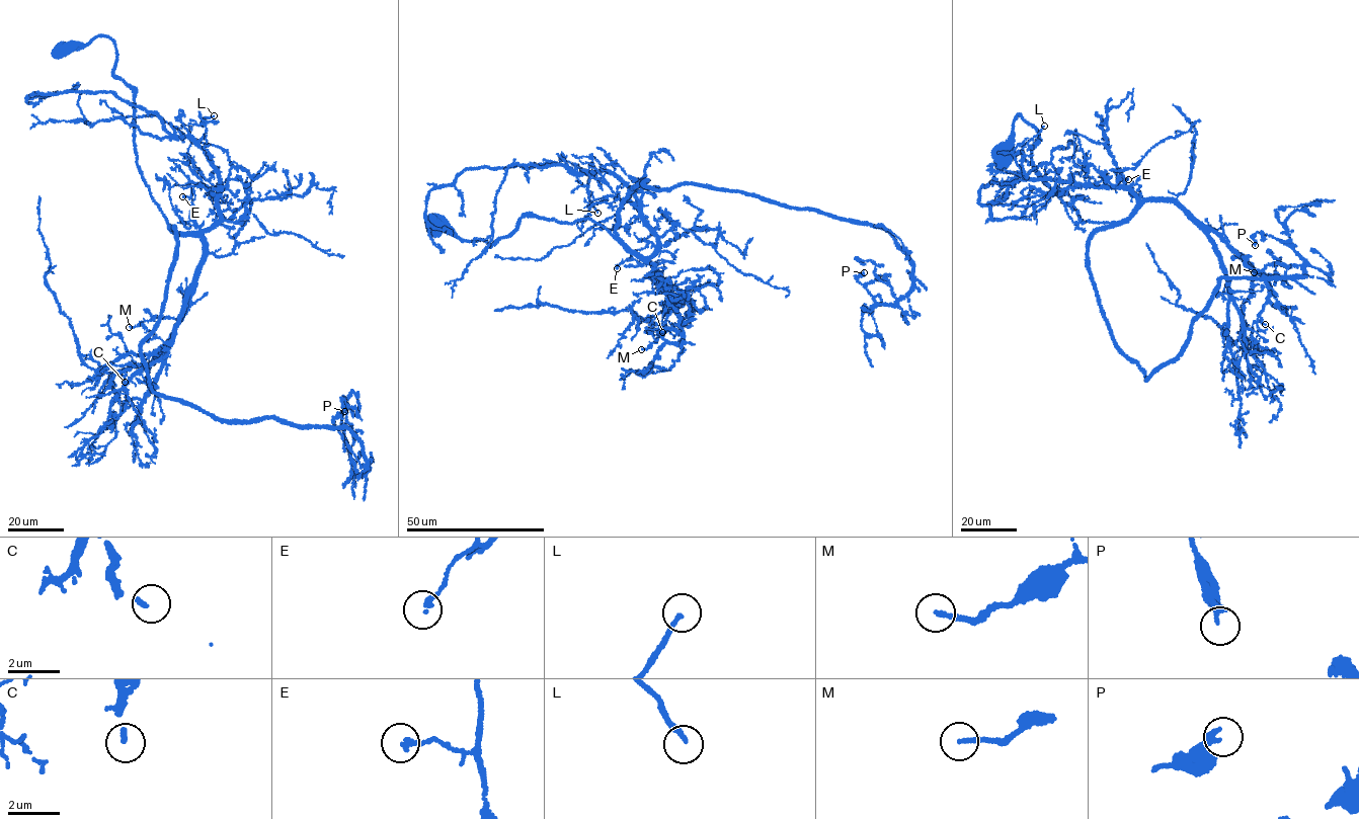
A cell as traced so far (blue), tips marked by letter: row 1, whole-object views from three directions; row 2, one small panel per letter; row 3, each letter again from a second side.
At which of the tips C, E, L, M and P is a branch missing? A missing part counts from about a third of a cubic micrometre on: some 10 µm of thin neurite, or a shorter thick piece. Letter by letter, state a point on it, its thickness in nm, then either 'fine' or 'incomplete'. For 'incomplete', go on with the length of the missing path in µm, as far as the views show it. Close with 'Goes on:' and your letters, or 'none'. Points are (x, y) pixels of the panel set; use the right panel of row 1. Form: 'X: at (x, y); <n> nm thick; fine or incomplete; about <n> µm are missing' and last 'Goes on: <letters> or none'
C: at (1265, 324); 170 nm thick; incomplete; about 25 µm are missing
E: at (1128, 179); 180 nm thick; fine
L: at (1044, 126); 170 nm thick; fine
M: at (1254, 272); 170 nm thick; incomplete; about 20 µm are missing
P: at (1255, 245); 220 nm thick; fine
Goes on: C, M

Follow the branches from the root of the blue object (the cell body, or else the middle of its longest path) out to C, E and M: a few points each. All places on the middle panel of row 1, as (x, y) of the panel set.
C: (432, 223), (490, 246), (529, 212), (591, 220), (657, 273), (682, 344), (662, 332)
E: (432, 223), (490, 246), (529, 212), (563, 223), (586, 218), (647, 259), (625, 260), (617, 268)
M: (432, 223), (490, 246), (529, 212), (596, 223), (648, 259), (681, 319), (641, 349)

